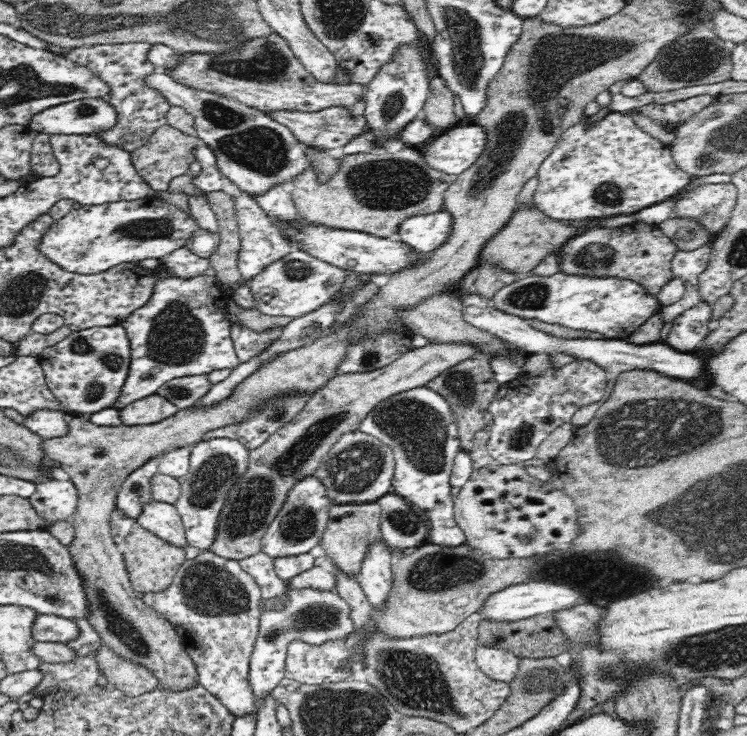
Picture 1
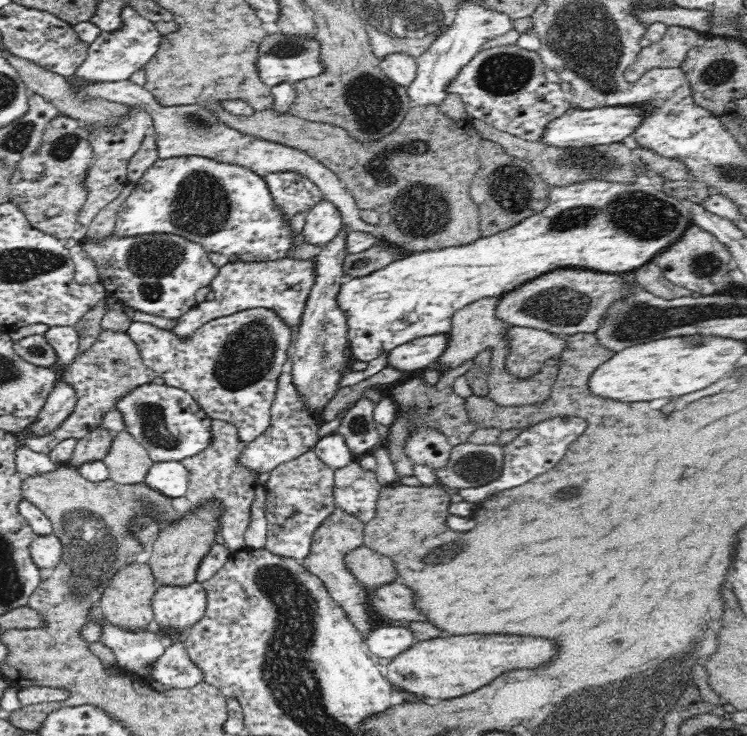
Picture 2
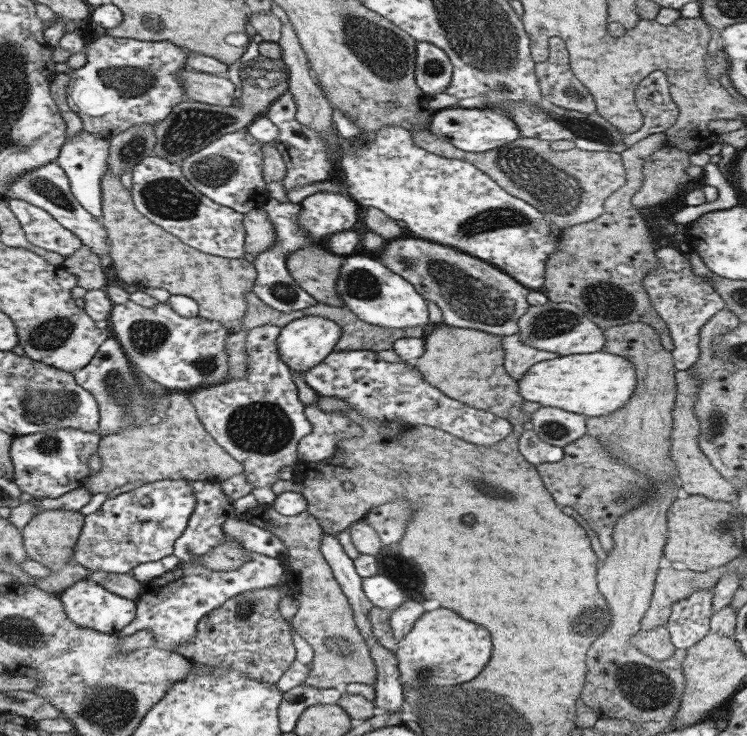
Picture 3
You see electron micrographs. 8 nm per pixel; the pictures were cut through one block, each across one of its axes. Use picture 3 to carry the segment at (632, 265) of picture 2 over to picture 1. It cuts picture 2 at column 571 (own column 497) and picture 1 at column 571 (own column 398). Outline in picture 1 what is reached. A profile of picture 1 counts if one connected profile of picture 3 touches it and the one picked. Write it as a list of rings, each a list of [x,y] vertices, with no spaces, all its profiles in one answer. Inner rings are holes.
[[[611,111],[598,124],[589,126],[587,119],[565,130],[552,152],[537,172],[538,185],[533,194],[533,204],[554,220],[590,220],[618,214],[632,214],[682,192],[692,175],[684,172],[674,162],[670,146],[644,132],[630,115]]]

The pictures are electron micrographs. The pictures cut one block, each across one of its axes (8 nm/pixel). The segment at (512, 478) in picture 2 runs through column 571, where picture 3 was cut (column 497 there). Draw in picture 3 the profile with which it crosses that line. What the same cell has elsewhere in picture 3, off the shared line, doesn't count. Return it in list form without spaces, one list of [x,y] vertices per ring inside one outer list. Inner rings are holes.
[[[371,348],[351,351],[332,351],[322,362],[302,374],[305,384],[321,397],[336,397],[346,400],[350,410],[376,422],[391,423],[404,420],[406,426],[430,426],[450,432],[452,436],[492,448],[505,440],[512,432],[510,421],[494,413],[472,408],[454,400],[434,386],[426,383],[420,370],[413,363],[386,362],[380,360]]]

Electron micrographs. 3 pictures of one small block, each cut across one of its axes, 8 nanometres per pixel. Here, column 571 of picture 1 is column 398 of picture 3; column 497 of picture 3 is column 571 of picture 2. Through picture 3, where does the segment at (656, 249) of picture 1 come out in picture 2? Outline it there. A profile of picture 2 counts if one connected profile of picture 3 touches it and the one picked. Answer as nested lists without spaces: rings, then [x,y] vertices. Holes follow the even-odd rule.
[[[578,267],[557,268],[502,295],[495,316],[510,326],[538,328],[566,337],[594,333],[600,328],[610,304],[622,300],[630,292],[619,274]]]

